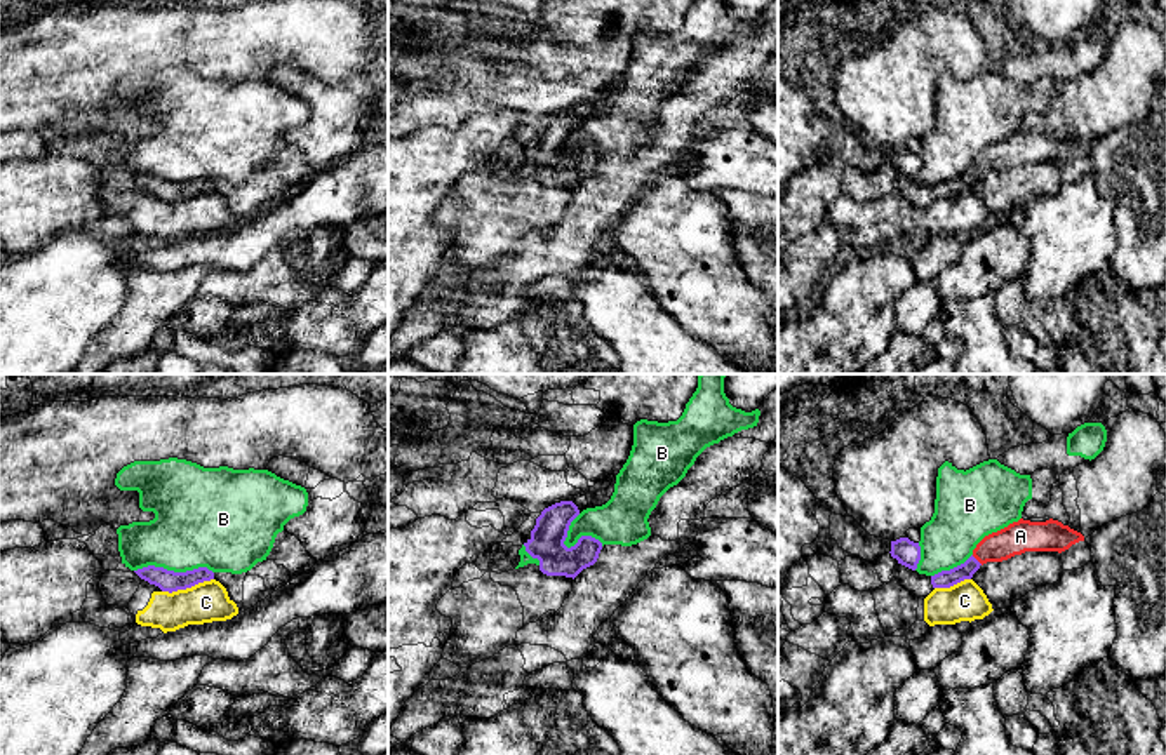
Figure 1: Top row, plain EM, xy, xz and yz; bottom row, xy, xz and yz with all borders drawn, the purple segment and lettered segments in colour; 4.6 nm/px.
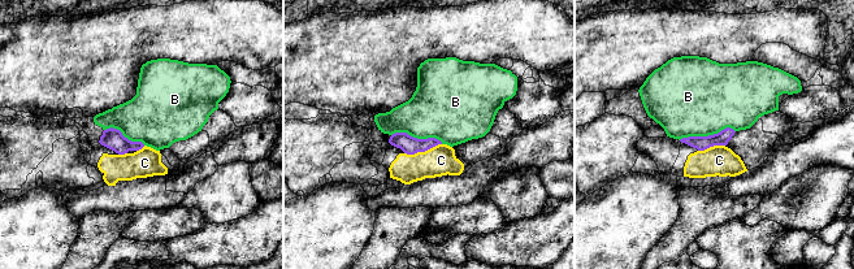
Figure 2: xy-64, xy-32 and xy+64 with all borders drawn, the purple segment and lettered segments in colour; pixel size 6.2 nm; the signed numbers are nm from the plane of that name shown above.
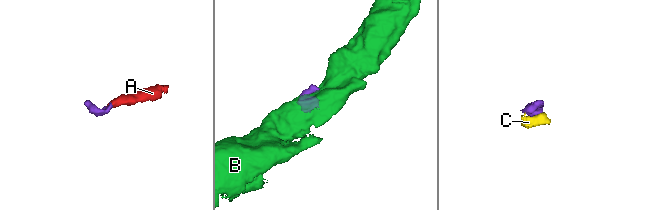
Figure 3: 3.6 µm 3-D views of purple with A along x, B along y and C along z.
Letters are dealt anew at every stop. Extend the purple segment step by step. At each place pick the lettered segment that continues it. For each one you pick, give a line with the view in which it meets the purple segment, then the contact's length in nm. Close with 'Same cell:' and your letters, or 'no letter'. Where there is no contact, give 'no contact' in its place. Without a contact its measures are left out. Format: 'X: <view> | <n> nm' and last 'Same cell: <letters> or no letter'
A: yz | 70 nm
Same cell: A

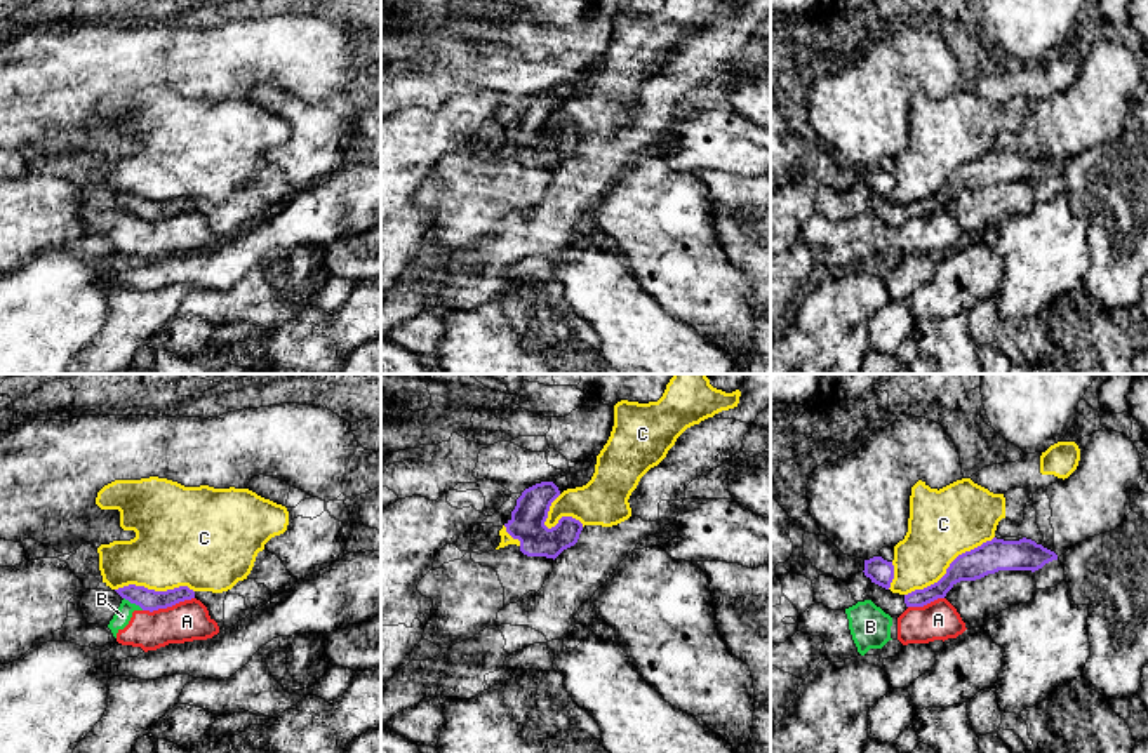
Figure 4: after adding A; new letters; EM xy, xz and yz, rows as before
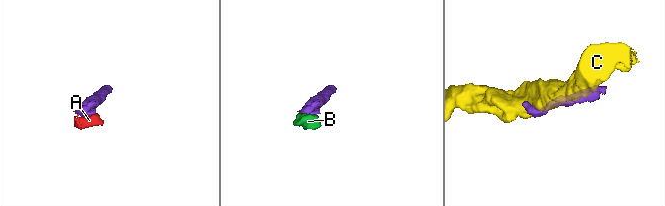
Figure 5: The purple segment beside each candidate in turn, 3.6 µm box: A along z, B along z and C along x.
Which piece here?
Same cell: no letter

